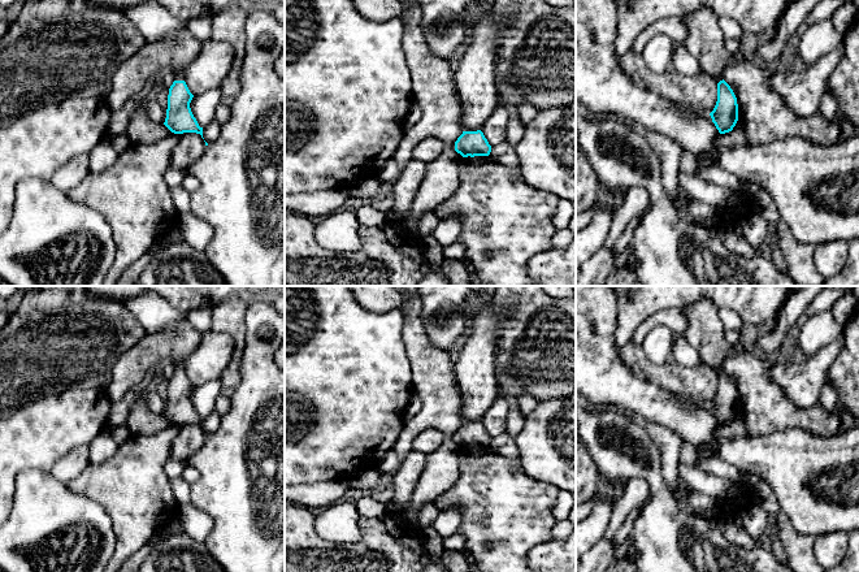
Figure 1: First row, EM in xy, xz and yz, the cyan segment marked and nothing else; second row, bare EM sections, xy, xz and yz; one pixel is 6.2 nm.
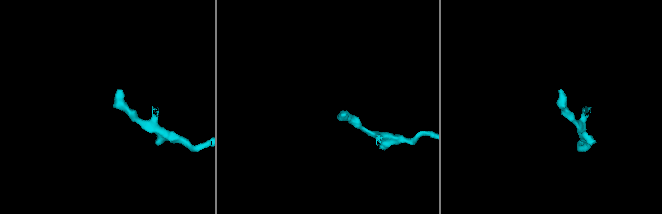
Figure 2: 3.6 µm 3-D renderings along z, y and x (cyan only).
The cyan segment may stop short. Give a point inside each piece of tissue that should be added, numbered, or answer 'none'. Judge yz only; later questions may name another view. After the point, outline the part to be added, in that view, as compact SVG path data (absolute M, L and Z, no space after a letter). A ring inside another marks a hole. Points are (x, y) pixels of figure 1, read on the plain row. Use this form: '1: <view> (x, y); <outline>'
1: yz (705, 332); M698 299L684 307L687 324L681 335L700 356L704 365L716 374L723 372L723 361L733 350L725 339L726 330L717 307L710 299Z

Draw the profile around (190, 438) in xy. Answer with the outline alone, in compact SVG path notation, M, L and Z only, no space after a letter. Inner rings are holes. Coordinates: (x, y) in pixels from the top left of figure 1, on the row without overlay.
M178 425L178 434L172 442L170 459L175 462L188 462L205 442L205 433L200 425Z

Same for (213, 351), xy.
M201 333L196 348L181 361L181 367L190 384L194 387L200 386L218 378L229 364L233 351L234 341L230 335Z

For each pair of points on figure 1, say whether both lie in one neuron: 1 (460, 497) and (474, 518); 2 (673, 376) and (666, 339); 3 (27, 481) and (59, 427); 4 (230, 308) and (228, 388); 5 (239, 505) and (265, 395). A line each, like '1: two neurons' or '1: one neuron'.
1: one neuron
2: two neurons
3: two neurons
4: one neuron
5: one neuron

